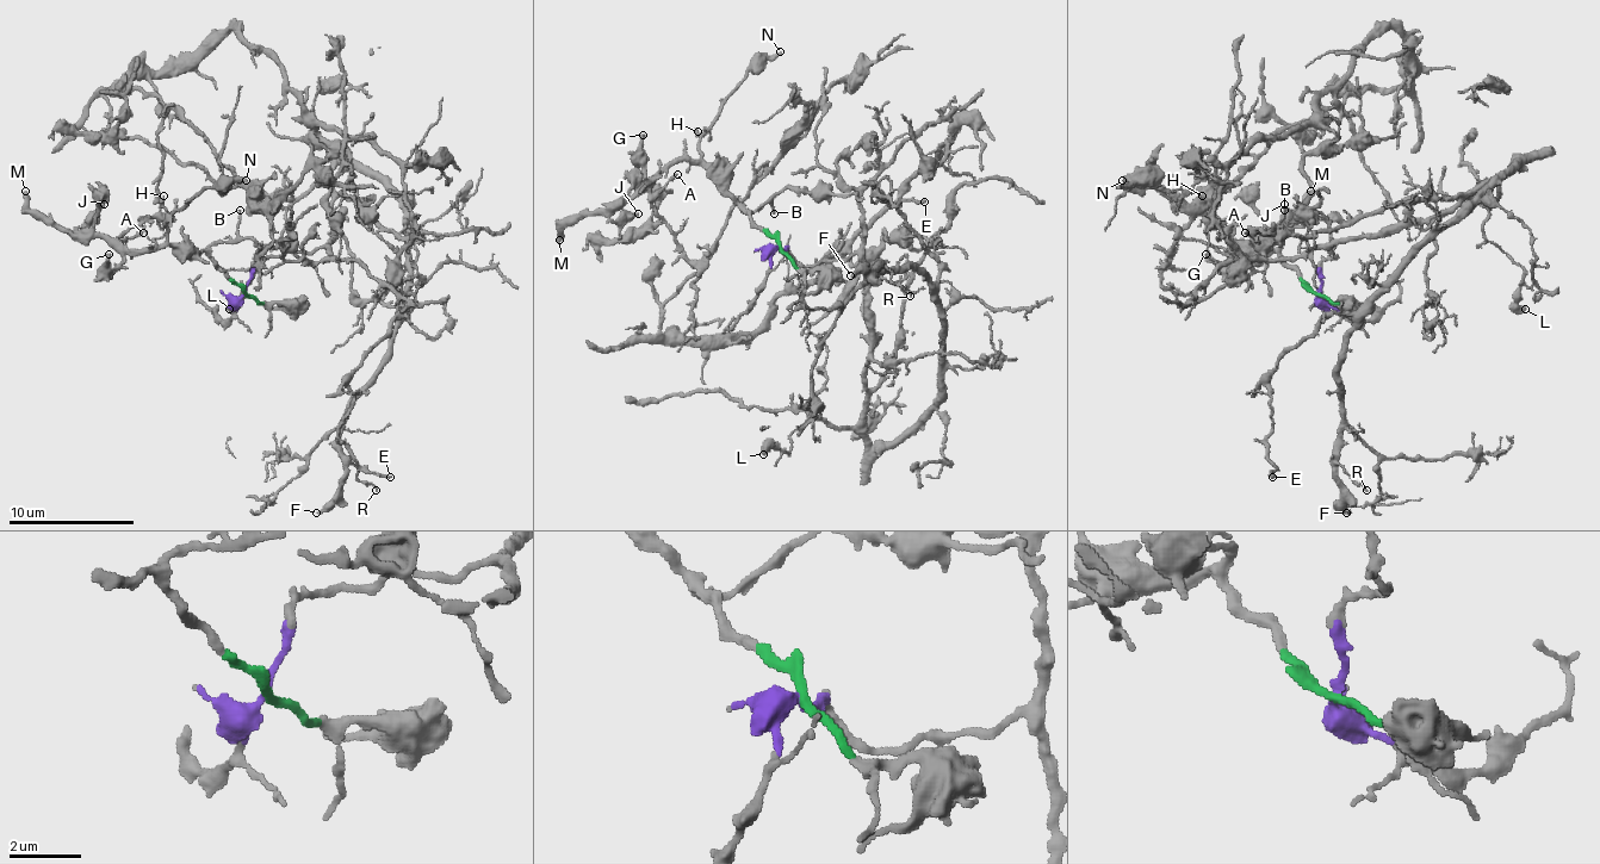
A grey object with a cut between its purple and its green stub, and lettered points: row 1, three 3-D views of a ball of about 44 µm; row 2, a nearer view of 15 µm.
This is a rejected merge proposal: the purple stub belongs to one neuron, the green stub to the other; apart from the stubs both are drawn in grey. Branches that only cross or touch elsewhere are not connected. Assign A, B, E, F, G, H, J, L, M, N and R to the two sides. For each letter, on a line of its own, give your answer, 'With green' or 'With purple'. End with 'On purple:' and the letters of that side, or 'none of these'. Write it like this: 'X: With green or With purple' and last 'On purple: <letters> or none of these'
A: With green
B: With green
E: With purple
F: With purple
G: With green
H: With green
J: With green
L: With purple
M: With green
N: With green
R: With purple
On purple: E, F, L, R

